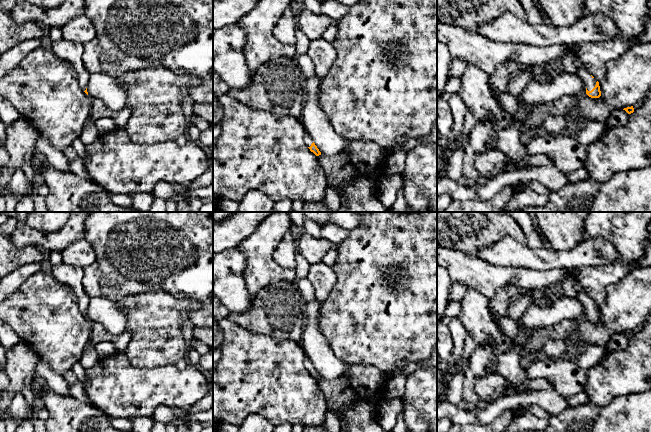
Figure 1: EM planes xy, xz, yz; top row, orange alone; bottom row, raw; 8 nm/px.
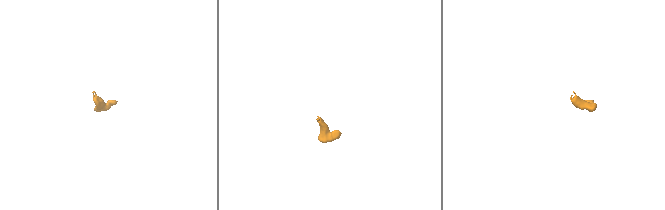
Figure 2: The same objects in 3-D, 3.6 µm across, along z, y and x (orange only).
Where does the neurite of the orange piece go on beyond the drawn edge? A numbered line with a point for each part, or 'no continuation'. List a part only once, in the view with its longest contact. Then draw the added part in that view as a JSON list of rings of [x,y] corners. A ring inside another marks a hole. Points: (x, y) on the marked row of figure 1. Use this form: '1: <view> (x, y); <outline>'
1: yz (586, 77); [[[580,68],[578,75],[586,85],[588,91],[591,91],[595,87],[597,80],[585,68]]]

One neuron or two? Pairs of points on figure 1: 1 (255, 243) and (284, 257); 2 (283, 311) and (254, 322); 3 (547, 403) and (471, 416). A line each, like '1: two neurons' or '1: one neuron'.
1: two neurons
2: one neuron
3: two neurons

